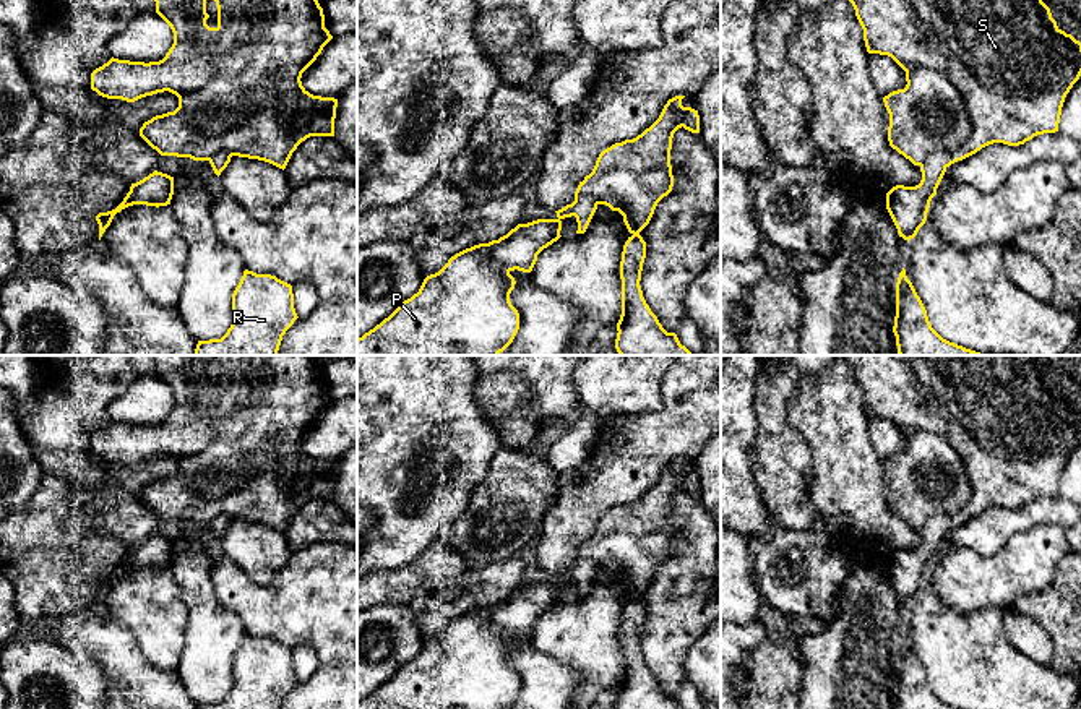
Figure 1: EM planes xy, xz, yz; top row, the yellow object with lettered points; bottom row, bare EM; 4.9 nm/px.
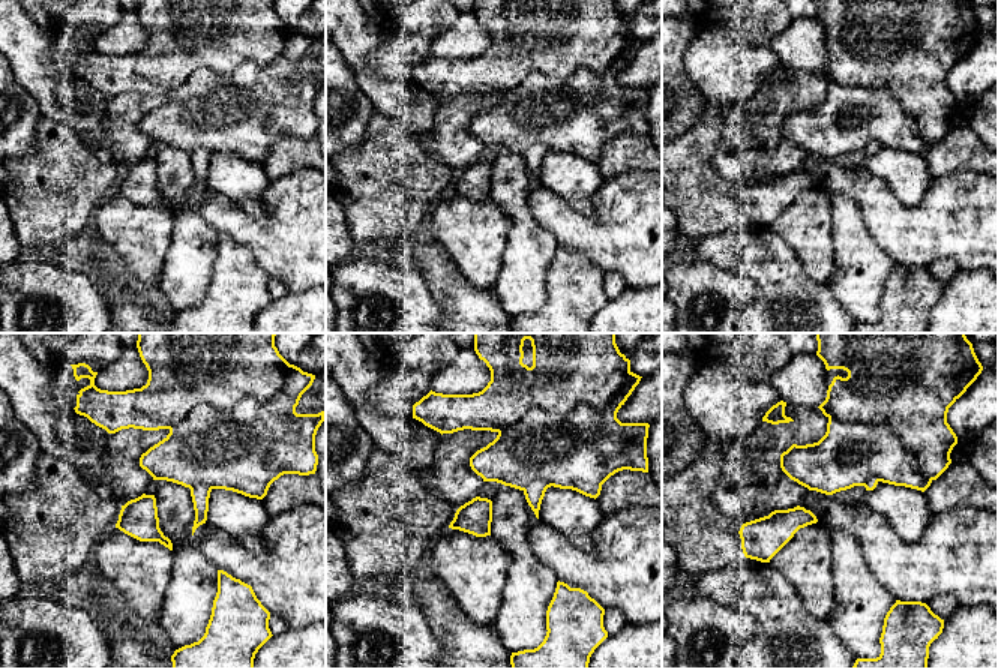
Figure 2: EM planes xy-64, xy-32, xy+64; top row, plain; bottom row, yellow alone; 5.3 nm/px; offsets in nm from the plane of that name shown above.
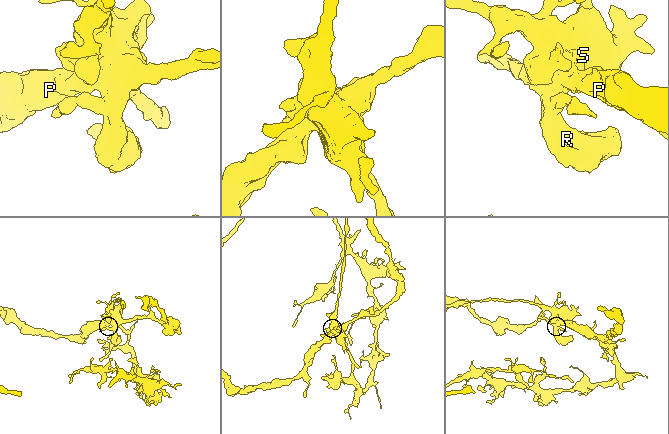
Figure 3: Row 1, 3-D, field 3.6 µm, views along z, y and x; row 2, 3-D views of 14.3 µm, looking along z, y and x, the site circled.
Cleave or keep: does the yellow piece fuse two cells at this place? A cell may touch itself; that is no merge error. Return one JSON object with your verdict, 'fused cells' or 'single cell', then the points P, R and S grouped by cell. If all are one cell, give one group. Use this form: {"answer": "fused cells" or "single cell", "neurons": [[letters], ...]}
{"answer": "fused cells", "neurons": [["P", "R"], ["S"]]}

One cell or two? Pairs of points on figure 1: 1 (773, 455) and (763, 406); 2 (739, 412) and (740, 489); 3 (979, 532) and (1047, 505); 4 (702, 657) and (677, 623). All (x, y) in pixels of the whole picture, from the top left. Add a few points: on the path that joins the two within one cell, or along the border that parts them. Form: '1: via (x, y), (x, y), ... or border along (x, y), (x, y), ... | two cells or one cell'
1: via (773, 443), (771, 417) | one cell
2: via (737, 432), (737, 469) | one cell
3: via (995, 526), (1031, 515) | one cell
4: border along (703, 633), (687, 654), (685, 677) | two cells

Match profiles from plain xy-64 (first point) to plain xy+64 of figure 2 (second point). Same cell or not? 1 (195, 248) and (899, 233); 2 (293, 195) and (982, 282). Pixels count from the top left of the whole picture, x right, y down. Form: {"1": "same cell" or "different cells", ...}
{"1": "different cells", "2": "different cells"}

